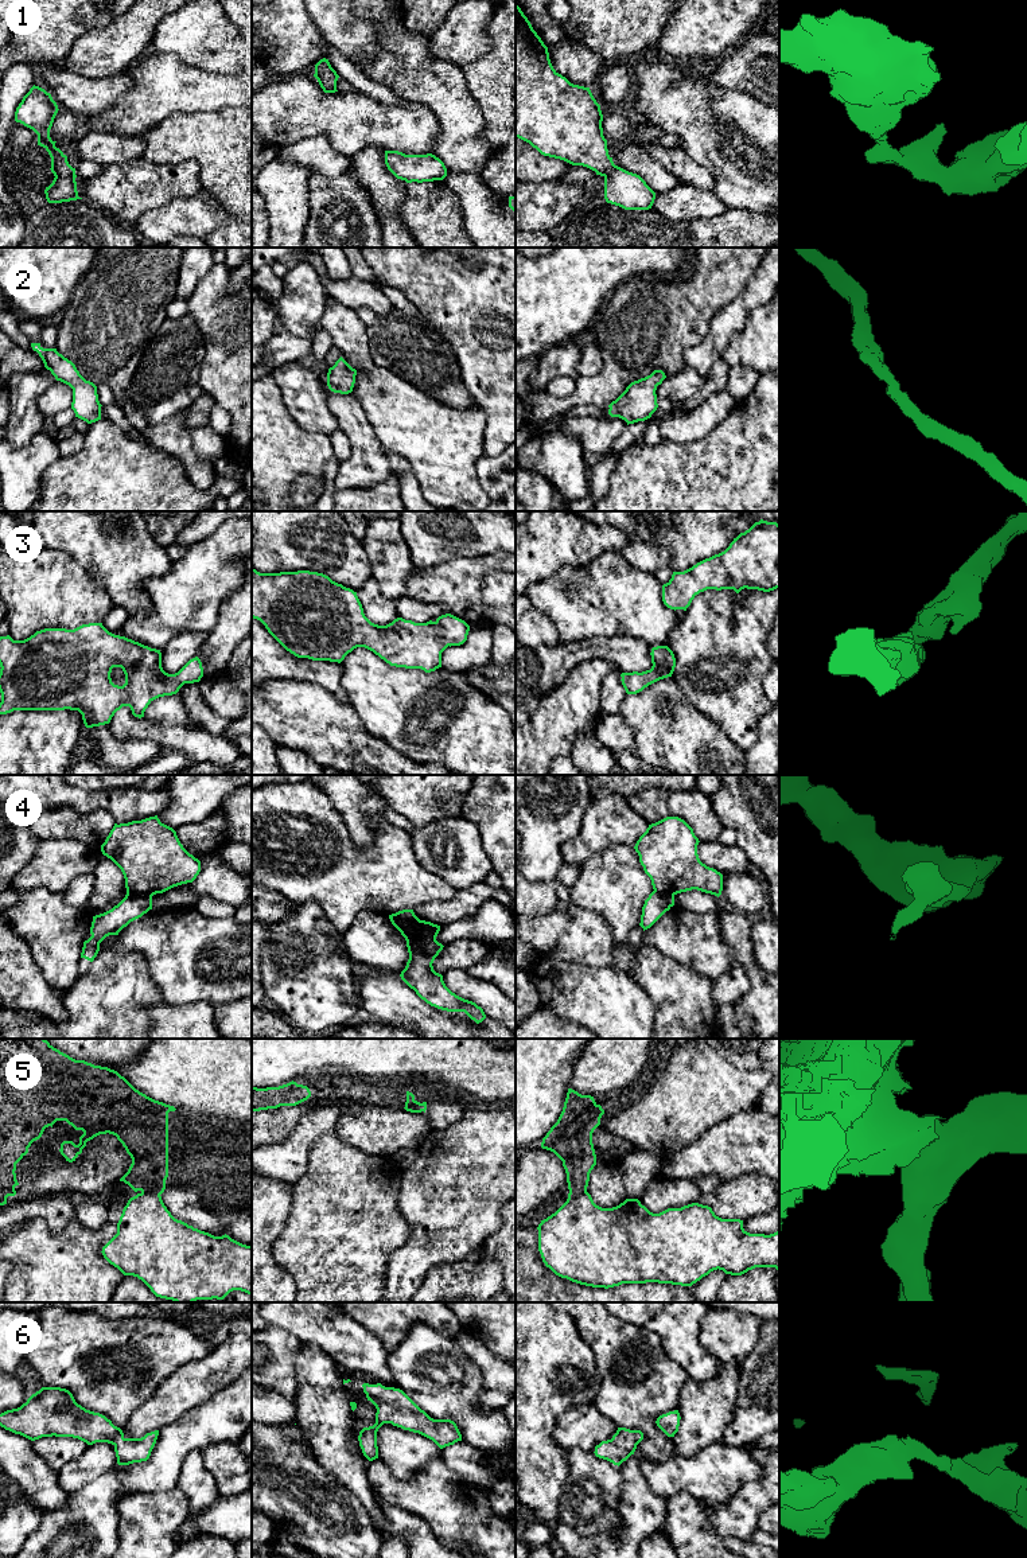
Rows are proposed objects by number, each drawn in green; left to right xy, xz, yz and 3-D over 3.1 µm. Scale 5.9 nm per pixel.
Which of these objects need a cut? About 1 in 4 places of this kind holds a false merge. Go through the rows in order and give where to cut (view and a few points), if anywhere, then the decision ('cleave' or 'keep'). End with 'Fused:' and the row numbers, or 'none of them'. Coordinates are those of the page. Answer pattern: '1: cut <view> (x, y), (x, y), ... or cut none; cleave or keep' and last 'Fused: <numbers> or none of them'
1: cut none; keep
2: cut none; keep
3: cut none; keep
4: cut xy (127, 891), (152, 895); cleave
5: cut xy (142, 1191), (154, 1191), (159, 1195); cleave
6: cut none; keep
Fused: 4, 5

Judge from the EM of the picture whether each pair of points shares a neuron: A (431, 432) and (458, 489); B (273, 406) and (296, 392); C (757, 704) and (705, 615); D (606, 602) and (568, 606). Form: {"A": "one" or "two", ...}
{"A": "one", "B": "two", "C": "one", "D": "one"}

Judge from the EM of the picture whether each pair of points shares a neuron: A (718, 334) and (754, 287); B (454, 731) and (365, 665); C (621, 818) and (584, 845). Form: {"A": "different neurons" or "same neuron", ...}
{"A": "same neuron", "B": "same neuron", "C": "same neuron"}

